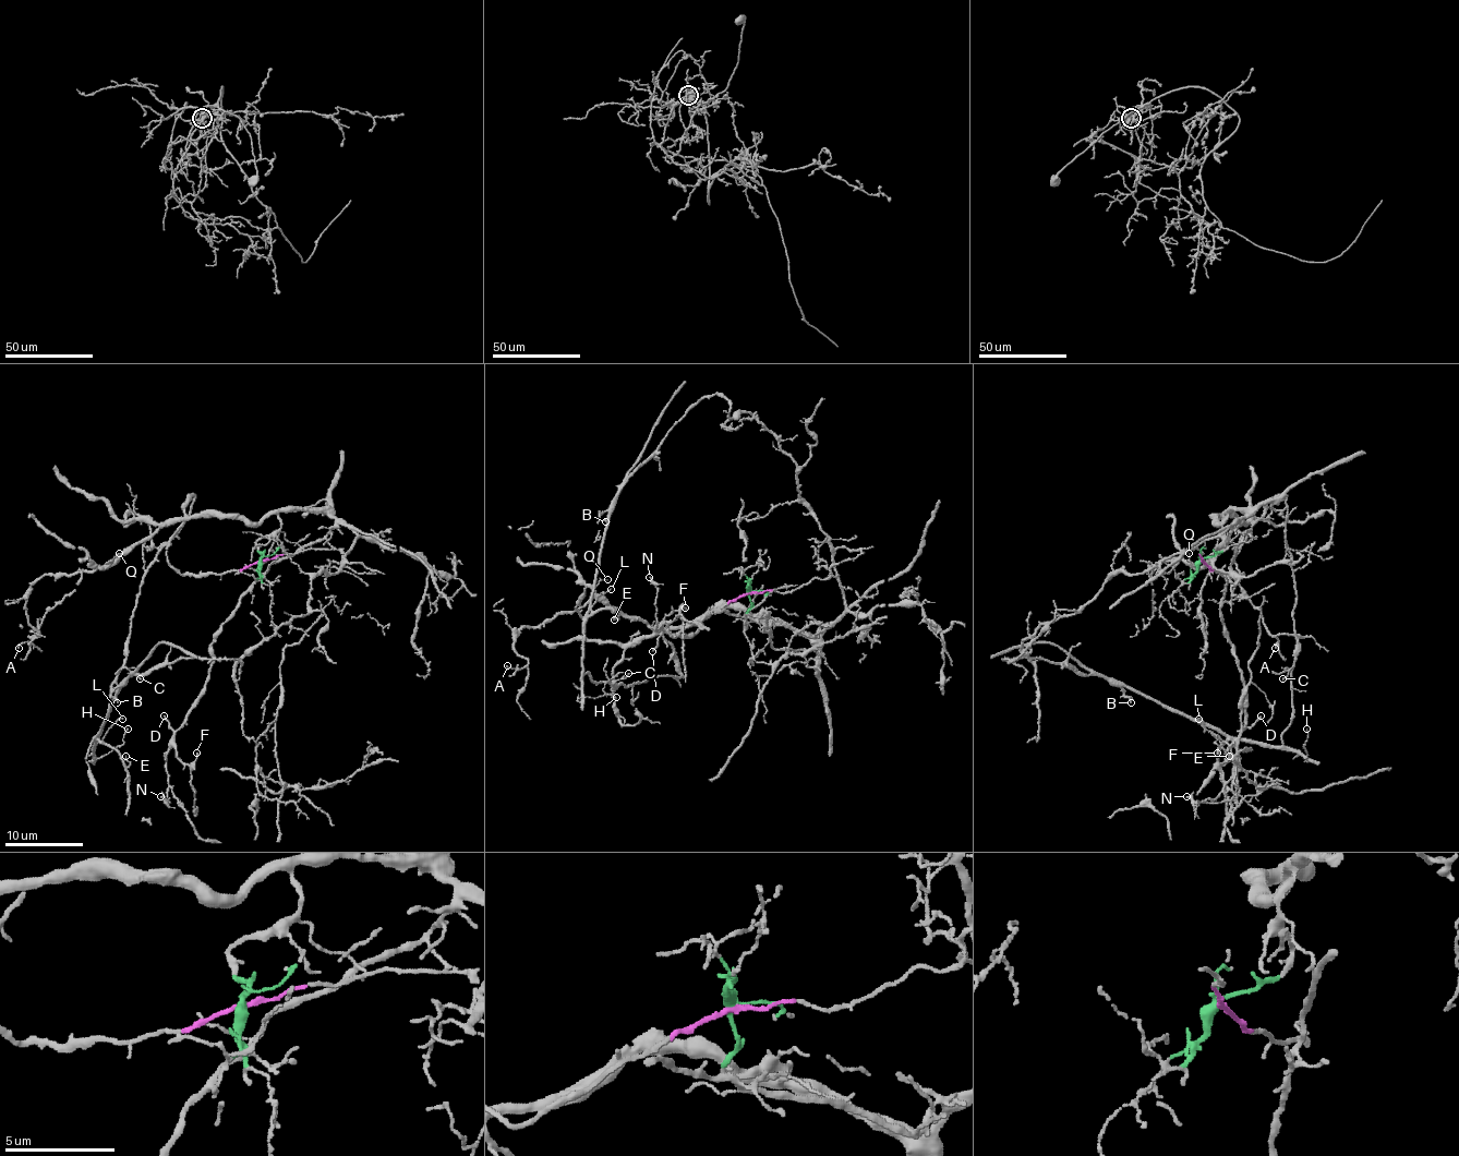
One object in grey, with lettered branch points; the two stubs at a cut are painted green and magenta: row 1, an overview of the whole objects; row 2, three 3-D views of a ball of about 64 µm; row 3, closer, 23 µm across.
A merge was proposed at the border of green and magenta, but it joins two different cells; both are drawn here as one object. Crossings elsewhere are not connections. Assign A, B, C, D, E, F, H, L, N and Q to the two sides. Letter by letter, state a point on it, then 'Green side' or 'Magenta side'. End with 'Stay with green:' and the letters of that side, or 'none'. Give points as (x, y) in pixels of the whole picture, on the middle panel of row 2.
A: Place: (507, 665). Green side
B: Place: (605, 521). Magenta side
C: Place: (628, 673). Magenta side
D: Place: (652, 651). Green side
E: Place: (614, 619). Magenta side
F: Place: (685, 607). Green side
H: Place: (616, 697). Magenta side
L: Place: (611, 589). Magenta side
N: Place: (649, 577). Green side
Q: Place: (607, 579). Green side
Stay with green: A, D, F, N, Q

